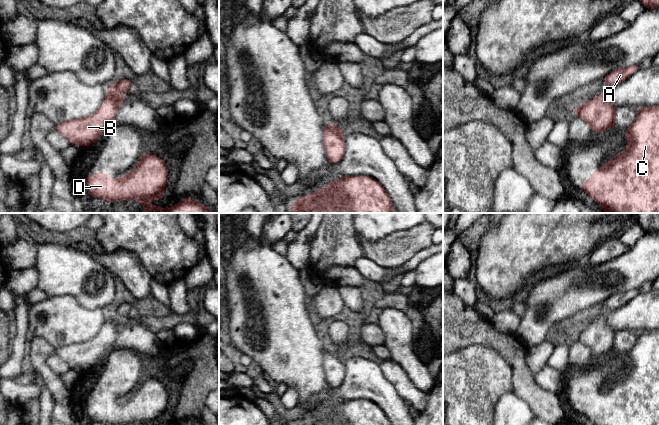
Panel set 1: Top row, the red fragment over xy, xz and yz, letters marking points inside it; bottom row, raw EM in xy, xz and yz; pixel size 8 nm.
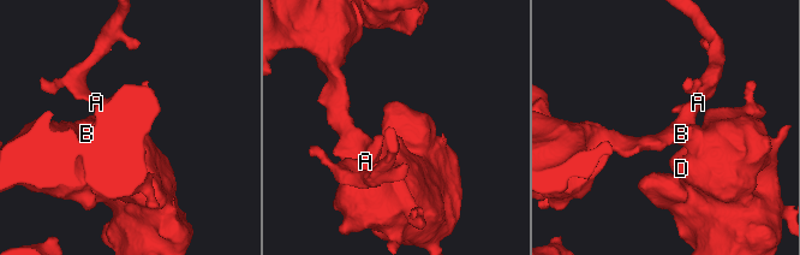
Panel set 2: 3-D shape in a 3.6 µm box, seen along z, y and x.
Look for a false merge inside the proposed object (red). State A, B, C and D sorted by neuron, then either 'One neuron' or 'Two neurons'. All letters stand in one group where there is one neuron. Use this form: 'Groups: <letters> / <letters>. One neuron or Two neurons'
Groups: A B C D. One neuron

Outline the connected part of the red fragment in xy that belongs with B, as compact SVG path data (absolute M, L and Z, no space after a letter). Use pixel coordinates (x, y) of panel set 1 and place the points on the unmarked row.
M127 302L113 306L108 310L107 319L94 338L55 348L55 353L70 368L91 370L109 352L132 308Z

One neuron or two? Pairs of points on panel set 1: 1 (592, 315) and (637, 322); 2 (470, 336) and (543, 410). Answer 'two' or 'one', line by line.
1: one
2: one

